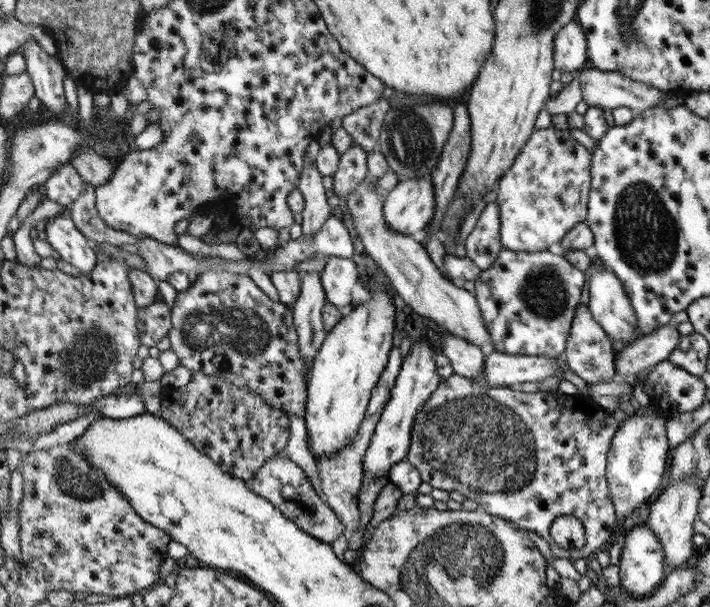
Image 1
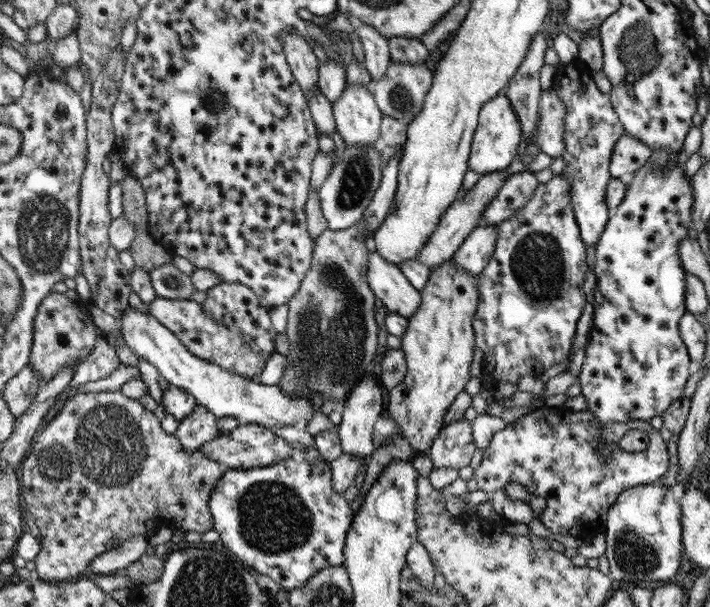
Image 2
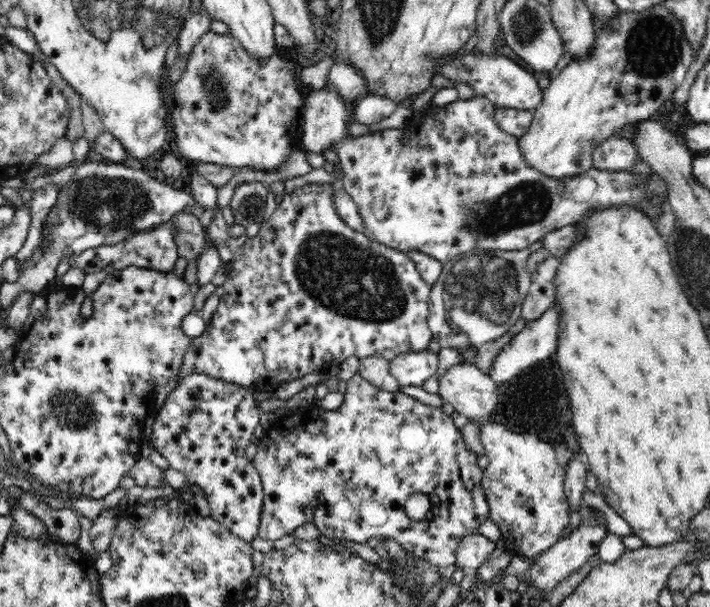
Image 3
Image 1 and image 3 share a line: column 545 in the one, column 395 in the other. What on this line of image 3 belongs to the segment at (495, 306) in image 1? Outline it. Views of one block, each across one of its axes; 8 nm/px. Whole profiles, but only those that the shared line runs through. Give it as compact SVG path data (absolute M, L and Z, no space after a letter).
M308 183L284 194L277 203L274 213L261 226L257 235L246 239L237 249L234 261L230 264L230 276L227 276L222 284L224 294L219 297L219 304L210 324L206 324L200 336L191 338L181 370L176 374L179 380L188 374L204 373L212 378L251 388L255 392L273 393L281 383L302 378L320 368L335 368L338 371L344 360L350 356L357 356L359 360L367 356L382 356L390 362L398 355L418 353L428 349L428 344L433 338L428 326L430 286L421 277L414 261L406 253L372 240L369 235L350 228L338 216L334 204L335 190L336 184Z

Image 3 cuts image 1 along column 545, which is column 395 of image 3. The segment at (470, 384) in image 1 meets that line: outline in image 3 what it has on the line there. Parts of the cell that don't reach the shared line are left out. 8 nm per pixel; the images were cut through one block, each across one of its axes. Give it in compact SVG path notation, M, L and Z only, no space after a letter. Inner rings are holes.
M358 372L342 385L342 389L344 392L344 402L336 410L324 410L318 406L298 408L286 416L279 417L268 430L265 430L264 435L259 438L256 452L254 452L250 460L260 473L263 494L265 495L262 512L260 512L258 537L273 542L284 536L284 534L292 534L296 528L307 522L312 522L318 527L320 534L328 538L352 540L363 544L367 544L367 540L370 540L372 537L376 537L379 540L392 538L399 542L406 554L410 553L411 558L424 558L430 561L430 563L436 564L436 566L442 566L442 568L452 566L456 560L455 552L459 538L476 531L490 516L490 508L480 484L483 471L480 470L476 463L477 455L466 448L461 431L454 426L451 416L446 415L440 407L426 406L426 404L414 400L412 396L406 396L401 390L396 392L379 390L370 382L362 379L361 374ZM415 493L426 494L427 496L435 494L440 499L440 504L433 506L428 518L425 518L424 522L413 521L411 518L408 518L404 510L406 500ZM313 500L318 501L318 508L310 508Z

